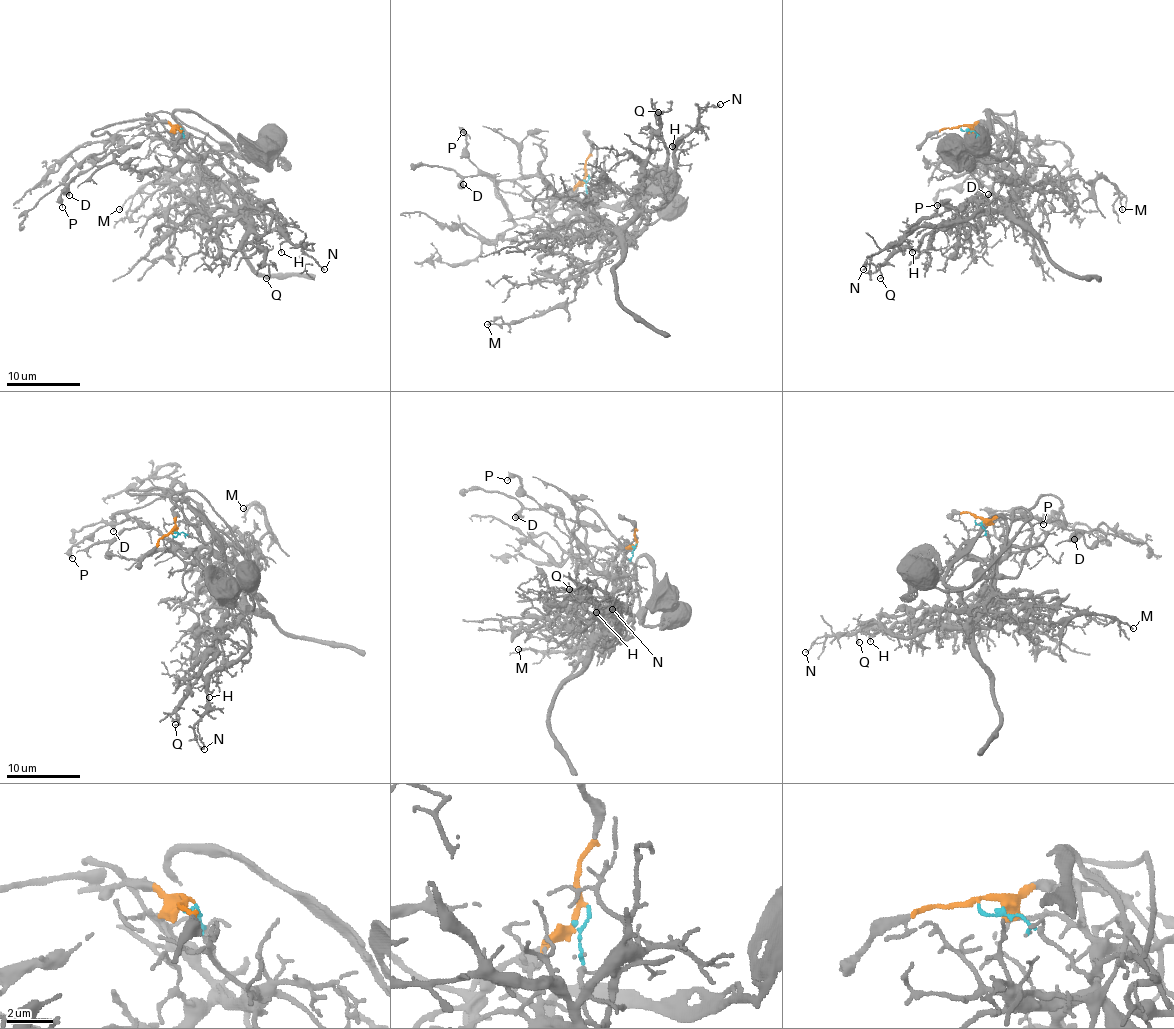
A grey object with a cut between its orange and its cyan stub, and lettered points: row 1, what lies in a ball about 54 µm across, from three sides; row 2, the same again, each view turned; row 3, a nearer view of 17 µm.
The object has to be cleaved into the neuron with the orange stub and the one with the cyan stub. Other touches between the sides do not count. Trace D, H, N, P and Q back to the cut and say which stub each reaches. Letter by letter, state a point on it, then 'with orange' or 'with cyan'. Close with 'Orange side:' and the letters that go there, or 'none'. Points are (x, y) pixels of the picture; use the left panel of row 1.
D: place (69, 195); with orange
H: place (281, 252); with cyan
N: place (324, 269); with cyan
P: place (62, 207); with orange
Q: place (266, 278); with cyan
Orange side: D, P

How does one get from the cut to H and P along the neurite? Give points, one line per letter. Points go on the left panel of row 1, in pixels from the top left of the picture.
H: (181, 128), (191, 157), (244, 208), (273, 209), (284, 220), (279, 231), (285, 239), (280, 244), (281, 252)
P: (181, 128), (175, 124), (148, 122), (121, 129), (106, 149), (97, 155), (96, 161), (63, 191), (63, 207)

